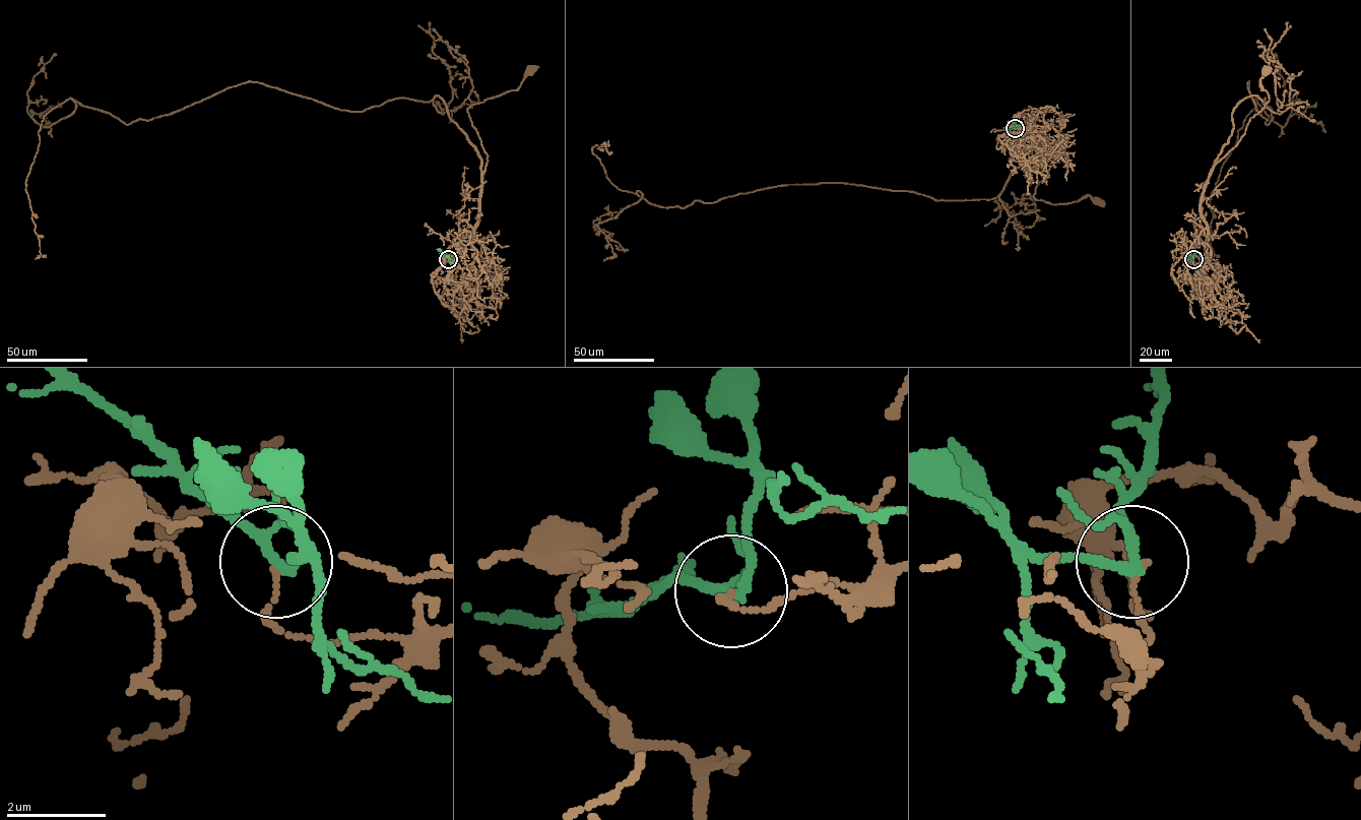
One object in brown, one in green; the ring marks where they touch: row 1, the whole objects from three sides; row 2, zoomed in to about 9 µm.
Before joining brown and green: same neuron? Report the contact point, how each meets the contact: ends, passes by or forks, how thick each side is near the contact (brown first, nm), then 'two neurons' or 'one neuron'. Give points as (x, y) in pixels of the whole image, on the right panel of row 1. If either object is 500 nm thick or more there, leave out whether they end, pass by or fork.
place (1193, 259); brown ends; green forks; calibres 110 and 160 nm; two neurons

